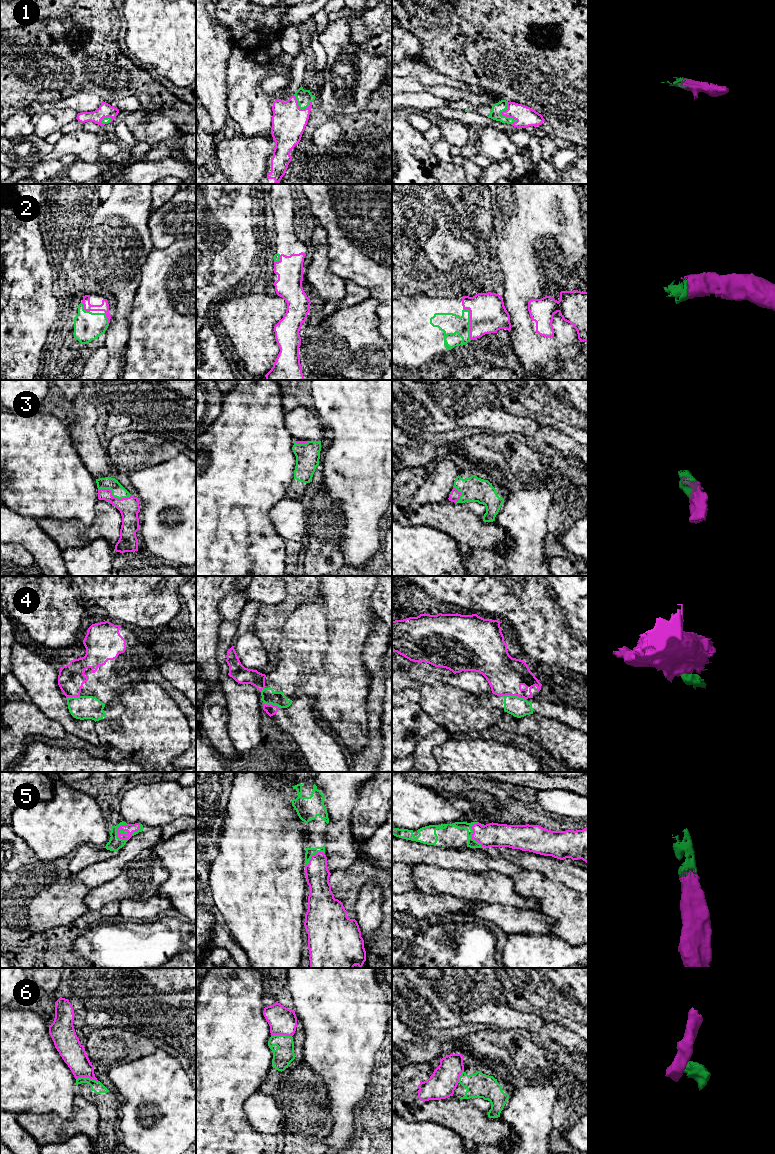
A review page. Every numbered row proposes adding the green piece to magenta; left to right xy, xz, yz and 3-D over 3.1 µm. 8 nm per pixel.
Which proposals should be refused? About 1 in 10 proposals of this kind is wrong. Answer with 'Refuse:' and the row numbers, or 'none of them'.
Refuse: 4, 6

